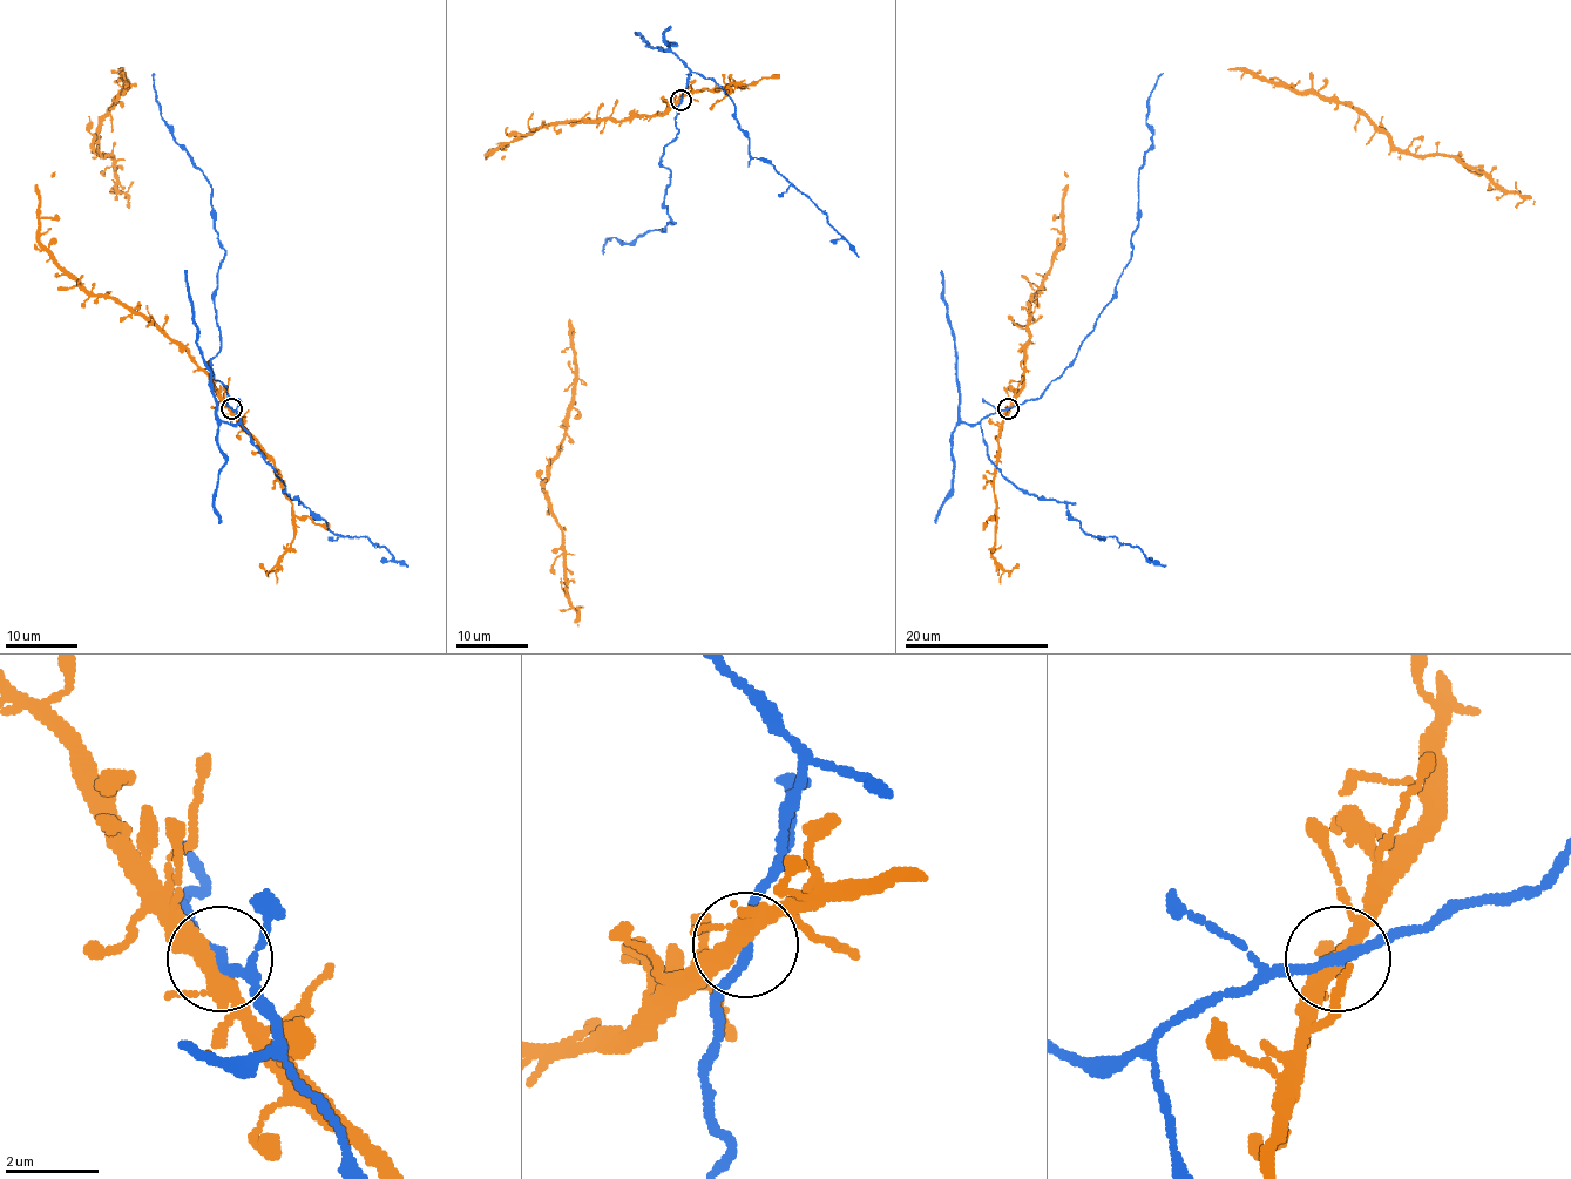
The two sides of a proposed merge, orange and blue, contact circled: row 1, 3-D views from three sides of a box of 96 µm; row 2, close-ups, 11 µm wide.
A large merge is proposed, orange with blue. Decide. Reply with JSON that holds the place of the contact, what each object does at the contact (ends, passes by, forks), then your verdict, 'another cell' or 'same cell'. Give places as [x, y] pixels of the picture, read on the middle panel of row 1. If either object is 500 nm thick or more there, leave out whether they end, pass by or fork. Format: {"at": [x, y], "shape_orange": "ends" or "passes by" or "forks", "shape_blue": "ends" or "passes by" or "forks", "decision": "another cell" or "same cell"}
{"at": [681, 100], "shape_orange": "forks", "shape_blue": "passes by", "decision": "same cell"}

